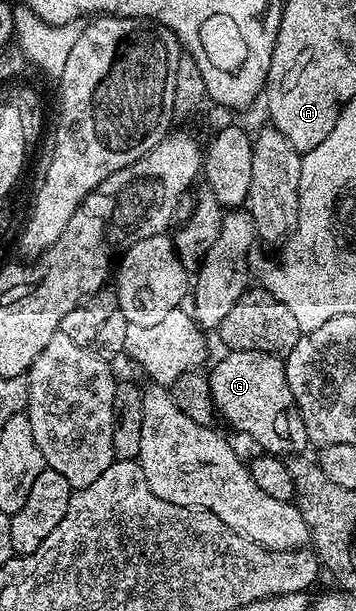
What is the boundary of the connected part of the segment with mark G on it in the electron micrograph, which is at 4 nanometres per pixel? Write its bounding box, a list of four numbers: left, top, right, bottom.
[209,350,310,456]

